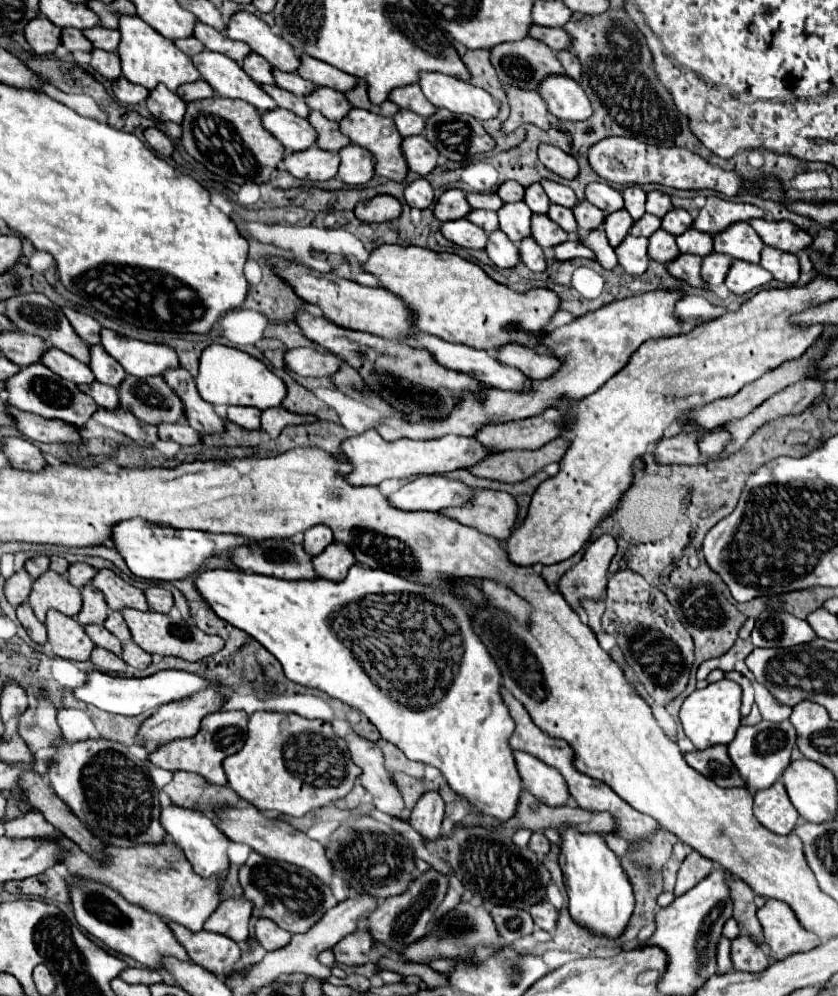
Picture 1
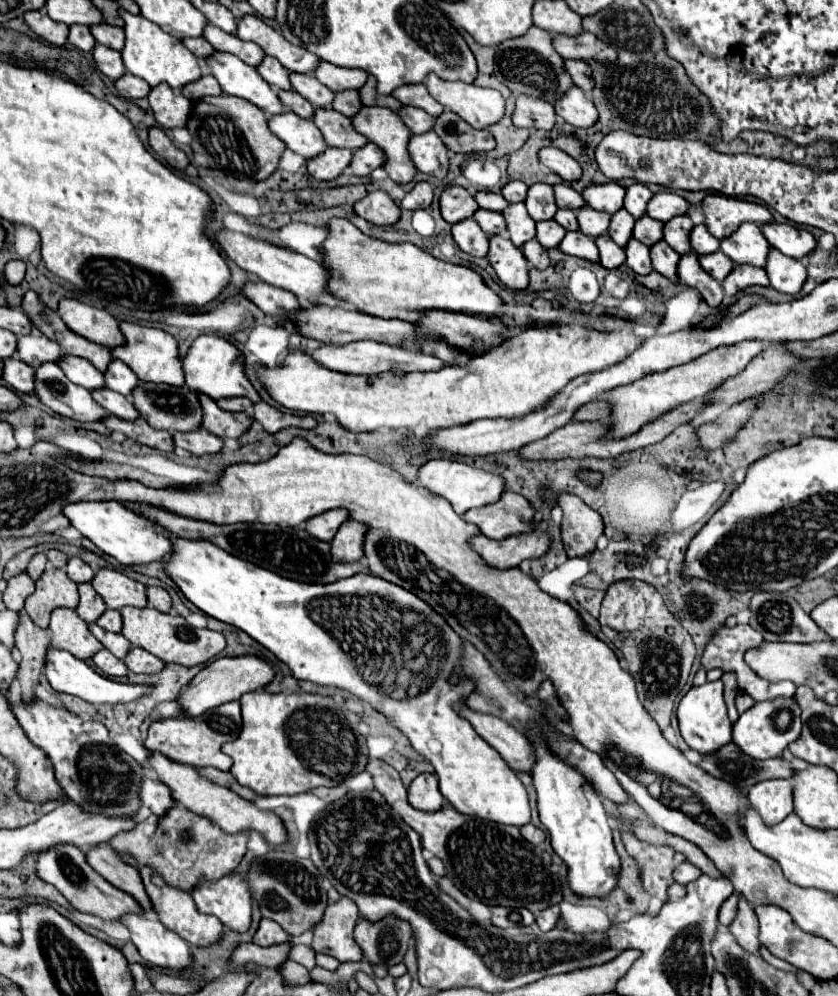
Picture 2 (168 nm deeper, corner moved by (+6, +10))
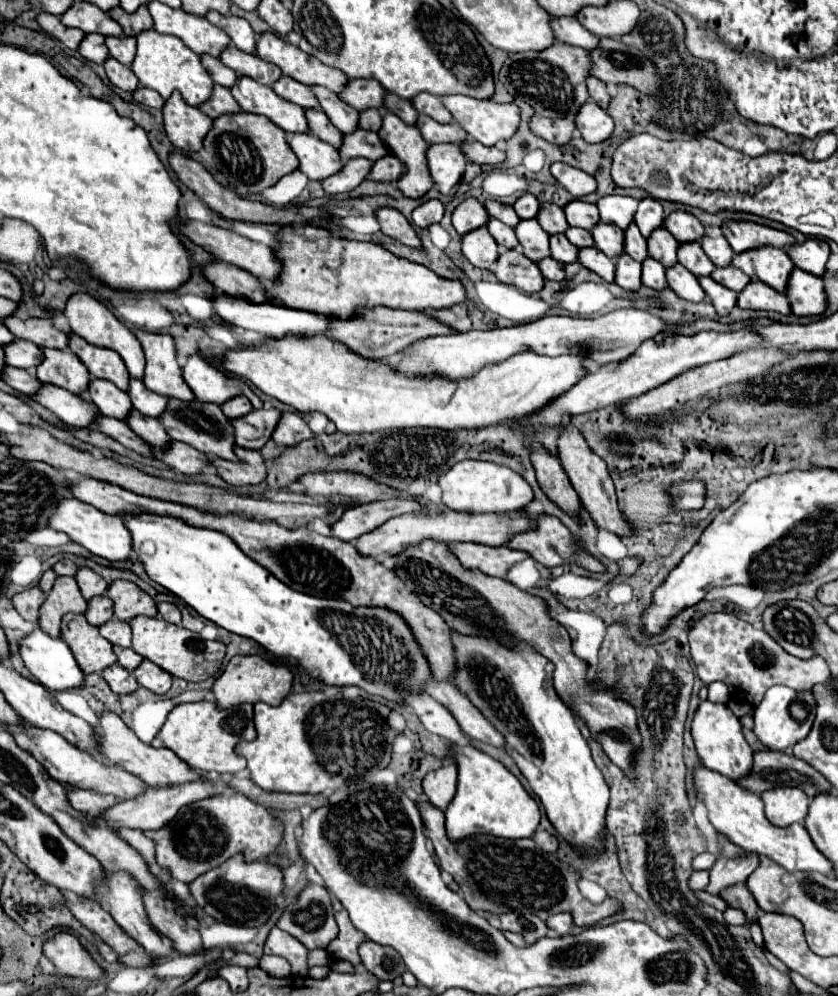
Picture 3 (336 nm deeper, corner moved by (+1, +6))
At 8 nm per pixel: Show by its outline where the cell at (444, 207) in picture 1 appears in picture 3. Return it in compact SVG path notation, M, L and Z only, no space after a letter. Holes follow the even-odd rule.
M466 199L464 203L460 203L454 213L452 213L452 225L460 235L466 235L474 229L480 229L488 223L490 215L486 213L484 205L476 199Z

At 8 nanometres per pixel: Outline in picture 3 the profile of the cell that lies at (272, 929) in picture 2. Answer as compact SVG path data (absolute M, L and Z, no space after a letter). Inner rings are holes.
M274 927L266 939L264 945L266 955L278 955L290 961L292 965L292 975L308 975L308 963L306 963L306 947L300 945L298 939L290 937L290 933Z

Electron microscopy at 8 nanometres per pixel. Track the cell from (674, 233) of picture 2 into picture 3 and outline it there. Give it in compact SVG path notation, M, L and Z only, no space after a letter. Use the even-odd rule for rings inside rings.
M680 245L678 261L696 277L710 277L710 273L716 269L700 245Z

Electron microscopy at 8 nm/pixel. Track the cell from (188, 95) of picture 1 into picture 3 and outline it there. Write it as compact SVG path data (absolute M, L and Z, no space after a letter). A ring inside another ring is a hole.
M214 85L214 99L206 101L206 105L198 107L202 113L206 113L210 119L218 119L226 113L240 113L240 105L234 101L230 89L222 89L220 85Z

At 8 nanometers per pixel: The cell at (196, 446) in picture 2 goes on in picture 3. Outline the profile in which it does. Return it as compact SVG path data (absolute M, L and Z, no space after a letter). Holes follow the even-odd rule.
M236 447L238 457L242 459L240 463L232 461L218 461L214 459L214 467L218 469L218 475L230 485L230 487L240 487L240 485L258 485L266 479L266 463L260 455L260 451L250 451Z

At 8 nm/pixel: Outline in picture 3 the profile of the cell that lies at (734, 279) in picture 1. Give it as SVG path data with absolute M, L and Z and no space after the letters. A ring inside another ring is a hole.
M758 281L746 285L746 289L738 295L738 307L754 309L754 311L774 311L780 315L792 313L786 295L774 293L774 289L766 289L766 285L758 285Z

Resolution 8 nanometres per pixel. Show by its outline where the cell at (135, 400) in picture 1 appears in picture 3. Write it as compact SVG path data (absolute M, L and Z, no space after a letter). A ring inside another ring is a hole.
M170 399L168 401L168 407L166 407L166 413L160 417L164 427L166 427L166 433L170 433L170 437L174 441L180 441L180 443L186 443L210 457L218 457L218 459L226 459L226 461L238 461L236 453L234 453L234 427L230 423L230 419L222 413L220 405L216 403L204 403L204 401L190 401L190 403L184 403L184 401L174 401Z

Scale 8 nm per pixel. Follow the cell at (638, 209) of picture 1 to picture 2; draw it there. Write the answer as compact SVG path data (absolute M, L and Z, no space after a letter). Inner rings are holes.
M633 183L627 187L627 195L625 195L625 209L637 219L645 213L647 201L653 193L647 189L647 185L643 183Z

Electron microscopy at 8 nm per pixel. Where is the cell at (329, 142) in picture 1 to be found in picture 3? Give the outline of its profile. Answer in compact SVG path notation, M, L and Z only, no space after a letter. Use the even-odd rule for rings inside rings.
M354 131L350 137L344 135L344 145L340 149L342 157L366 157L370 161L378 161L388 155L388 147L380 141L378 133L372 131Z

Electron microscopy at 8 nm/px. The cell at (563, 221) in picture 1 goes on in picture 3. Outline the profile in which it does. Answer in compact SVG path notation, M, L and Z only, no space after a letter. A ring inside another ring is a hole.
M570 227L566 231L566 237L568 237L570 243L574 243L580 249L582 247L594 247L594 239L592 239L590 233L586 233L586 229L574 229L574 227Z

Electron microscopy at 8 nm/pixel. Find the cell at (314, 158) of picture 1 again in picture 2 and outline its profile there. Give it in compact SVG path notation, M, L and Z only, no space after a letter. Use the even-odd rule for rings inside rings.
M329 147L321 155L317 155L313 159L307 159L307 171L319 181L331 181L349 165L351 155L353 153L349 149Z

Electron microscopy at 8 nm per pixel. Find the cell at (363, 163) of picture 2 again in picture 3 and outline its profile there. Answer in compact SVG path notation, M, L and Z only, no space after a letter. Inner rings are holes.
M386 155L382 161L376 161L372 165L370 177L374 181L398 181L400 175L404 173L404 165L396 155Z

